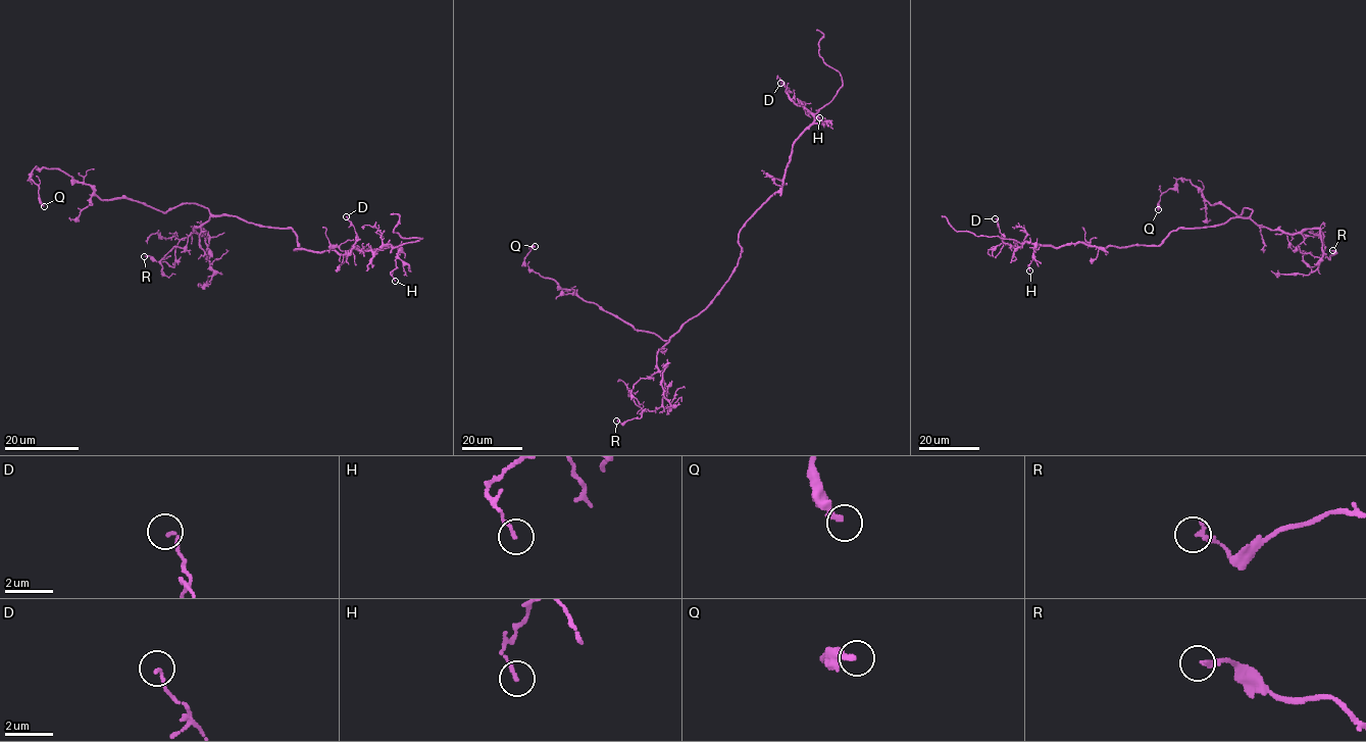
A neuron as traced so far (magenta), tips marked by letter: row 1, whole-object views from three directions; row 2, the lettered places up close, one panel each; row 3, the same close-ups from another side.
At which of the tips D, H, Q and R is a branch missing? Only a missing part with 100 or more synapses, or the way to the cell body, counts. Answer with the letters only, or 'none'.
none

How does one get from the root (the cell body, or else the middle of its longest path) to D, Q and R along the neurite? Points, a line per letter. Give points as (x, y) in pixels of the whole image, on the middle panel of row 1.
D: (731, 274), (741, 257), (739, 231), (779, 189), (793, 143), (813, 120), (780, 83)
Q: (731, 274), (703, 310), (663, 340), (637, 331), (532, 271), (523, 260), (535, 246)
R: (731, 274), (714, 299), (659, 350), (662, 405), (645, 409), (640, 418), (616, 421)

